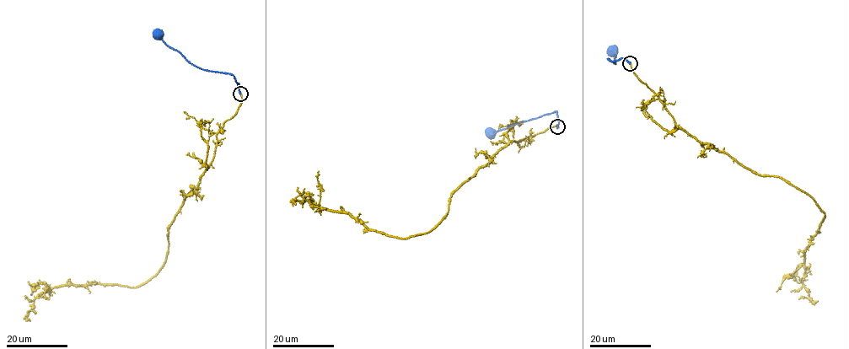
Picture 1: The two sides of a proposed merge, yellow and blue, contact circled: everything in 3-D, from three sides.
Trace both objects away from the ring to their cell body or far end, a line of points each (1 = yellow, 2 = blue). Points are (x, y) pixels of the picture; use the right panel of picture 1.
1: (630, 63), (678, 126), (753, 172), (787, 180), (824, 213), (805, 249), (803, 280), (808, 298), (798, 299)
2: (630, 63), (623, 58), (611, 61), (608, 59), (615, 64), (616, 53), (611, 51)

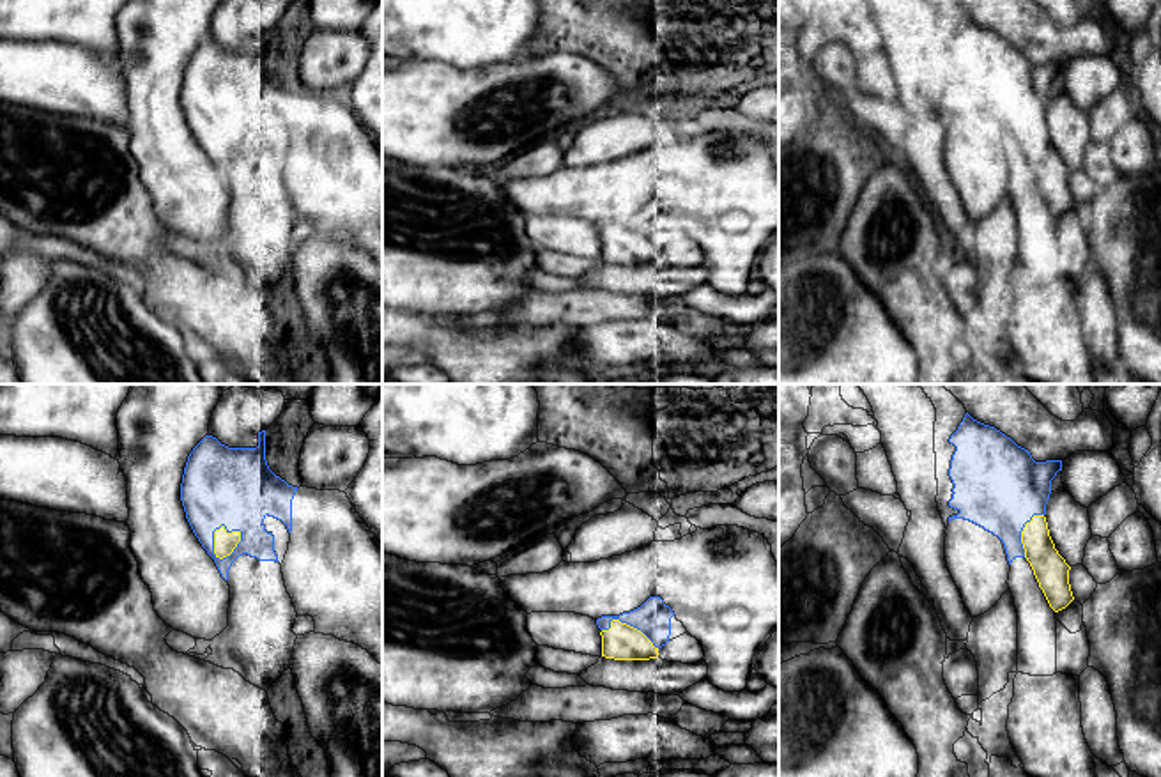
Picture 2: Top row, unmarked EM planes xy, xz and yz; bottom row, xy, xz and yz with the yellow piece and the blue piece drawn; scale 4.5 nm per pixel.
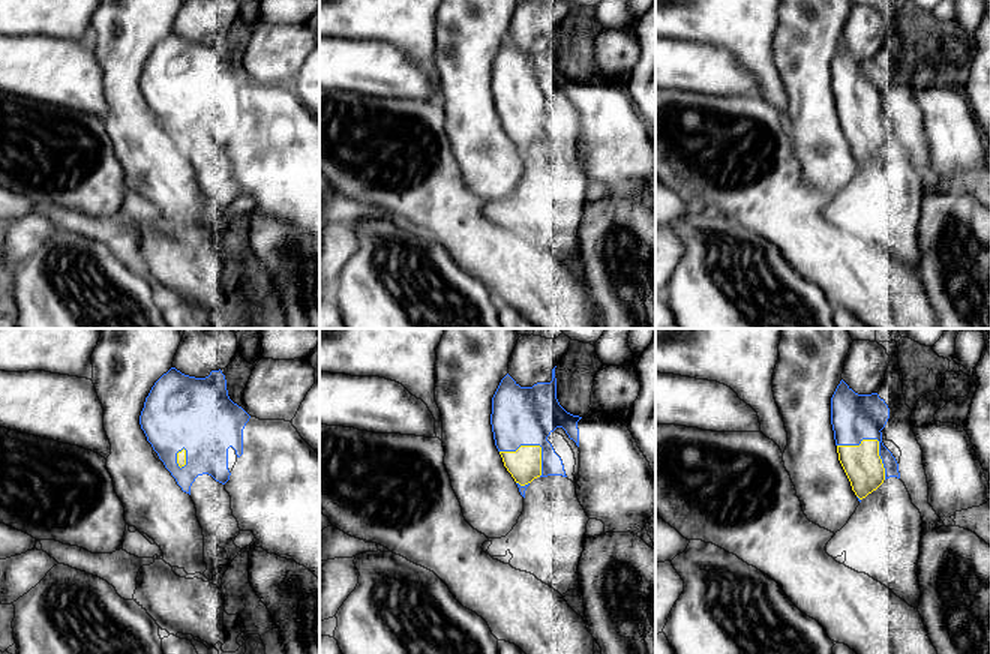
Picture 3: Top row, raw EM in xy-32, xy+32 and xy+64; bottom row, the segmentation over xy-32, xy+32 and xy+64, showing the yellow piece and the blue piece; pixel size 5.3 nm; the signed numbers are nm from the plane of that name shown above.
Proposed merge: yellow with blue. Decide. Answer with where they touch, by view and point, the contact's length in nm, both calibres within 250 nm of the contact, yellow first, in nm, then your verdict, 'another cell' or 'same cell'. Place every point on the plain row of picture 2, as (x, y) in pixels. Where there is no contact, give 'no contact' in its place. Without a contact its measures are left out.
contact xy (236, 149); length 170 nm; calibres 100 and 340 nm; same cell

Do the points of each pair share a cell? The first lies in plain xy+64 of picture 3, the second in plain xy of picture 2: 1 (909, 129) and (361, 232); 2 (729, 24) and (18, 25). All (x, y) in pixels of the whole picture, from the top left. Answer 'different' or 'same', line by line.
1: different
2: same

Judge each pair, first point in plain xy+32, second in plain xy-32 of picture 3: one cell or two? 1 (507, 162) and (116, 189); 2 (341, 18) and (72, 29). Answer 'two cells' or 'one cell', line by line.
1: two cells
2: one cell

